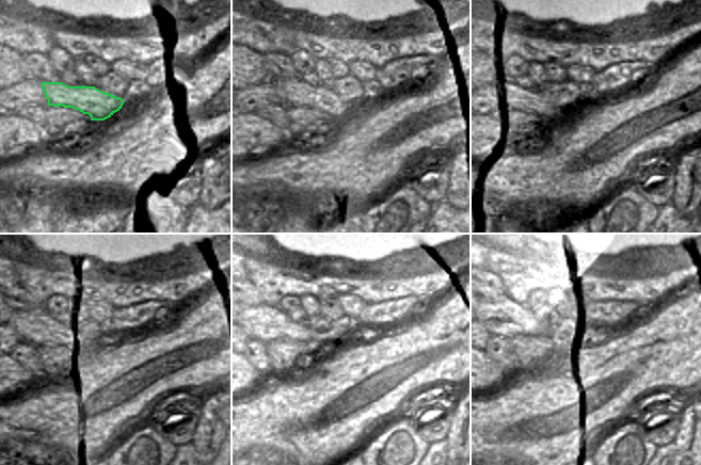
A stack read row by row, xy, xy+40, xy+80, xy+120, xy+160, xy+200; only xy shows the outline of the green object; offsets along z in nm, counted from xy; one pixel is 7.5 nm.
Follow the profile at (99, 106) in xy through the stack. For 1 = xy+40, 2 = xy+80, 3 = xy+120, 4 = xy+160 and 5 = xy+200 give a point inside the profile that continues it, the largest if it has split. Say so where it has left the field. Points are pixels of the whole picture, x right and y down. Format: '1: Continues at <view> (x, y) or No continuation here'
1: Continues at xy+40 (296, 93)
2: Continues at xy+80 (520, 91)
3: Continues at xy+120 (34, 325)
4: Continues at xy+160 (265, 323)
5: Continues at xy+200 (504, 319)

